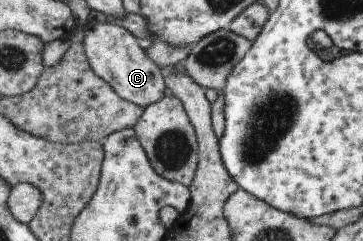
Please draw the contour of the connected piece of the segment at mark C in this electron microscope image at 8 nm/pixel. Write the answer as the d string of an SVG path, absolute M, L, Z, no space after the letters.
M109 22L83 25L83 49L89 67L104 79L121 98L135 104L139 110L163 97L166 85L160 69L139 48L135 37L126 29Z

